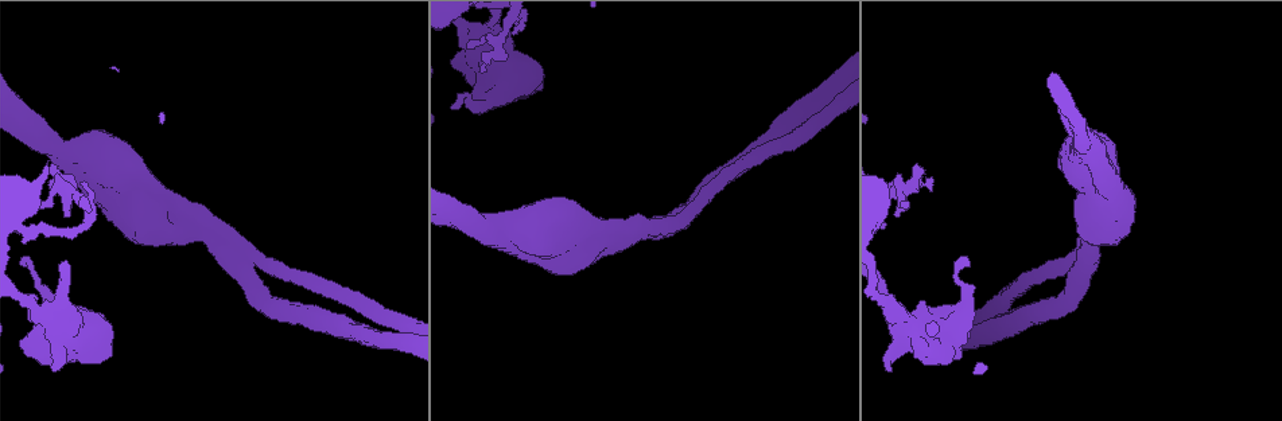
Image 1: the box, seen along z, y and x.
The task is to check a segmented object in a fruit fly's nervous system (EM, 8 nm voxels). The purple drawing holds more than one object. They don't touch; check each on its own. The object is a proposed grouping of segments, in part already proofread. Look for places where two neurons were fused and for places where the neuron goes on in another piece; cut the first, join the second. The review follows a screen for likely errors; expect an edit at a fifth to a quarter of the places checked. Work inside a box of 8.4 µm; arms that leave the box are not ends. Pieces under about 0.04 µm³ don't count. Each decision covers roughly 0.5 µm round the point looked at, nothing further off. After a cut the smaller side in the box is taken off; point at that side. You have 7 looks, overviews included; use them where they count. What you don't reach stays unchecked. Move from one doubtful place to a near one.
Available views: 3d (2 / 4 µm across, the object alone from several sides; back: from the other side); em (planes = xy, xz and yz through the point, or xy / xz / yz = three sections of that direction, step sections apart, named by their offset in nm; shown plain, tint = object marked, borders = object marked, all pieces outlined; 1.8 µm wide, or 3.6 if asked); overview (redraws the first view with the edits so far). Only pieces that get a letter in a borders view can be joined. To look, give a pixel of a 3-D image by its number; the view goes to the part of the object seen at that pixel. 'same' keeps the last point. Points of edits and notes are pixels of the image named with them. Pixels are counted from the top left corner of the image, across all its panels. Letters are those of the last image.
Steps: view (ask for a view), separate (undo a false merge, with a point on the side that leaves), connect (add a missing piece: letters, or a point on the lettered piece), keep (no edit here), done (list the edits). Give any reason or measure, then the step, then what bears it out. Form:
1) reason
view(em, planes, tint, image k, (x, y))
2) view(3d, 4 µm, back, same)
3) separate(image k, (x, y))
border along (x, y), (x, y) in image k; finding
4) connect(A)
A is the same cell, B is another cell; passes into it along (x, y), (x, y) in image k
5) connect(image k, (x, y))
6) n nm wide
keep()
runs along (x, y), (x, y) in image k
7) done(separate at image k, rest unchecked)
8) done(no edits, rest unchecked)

calibre changes
view(em, xz, step 16, borders, image 1, (617, 240))

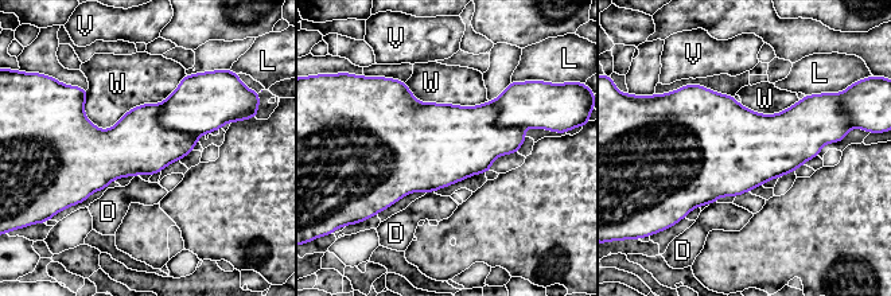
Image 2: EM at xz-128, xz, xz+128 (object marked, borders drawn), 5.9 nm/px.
separate(image 2, (202, 102))
D, L, V and W are other cells; a second neuron is stuck on

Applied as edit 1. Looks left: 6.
free end
view(em, xz, step 8, borders, image 1, (888, 370))

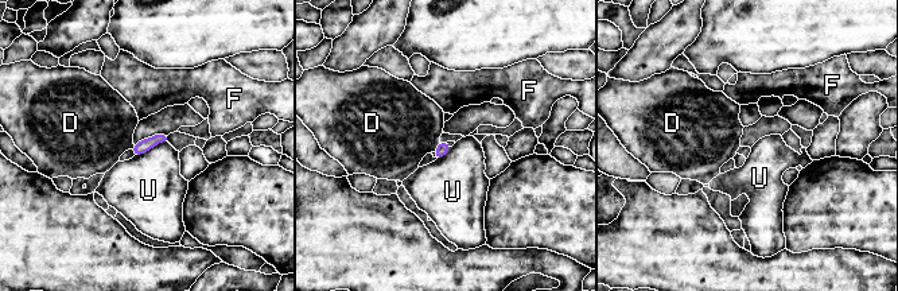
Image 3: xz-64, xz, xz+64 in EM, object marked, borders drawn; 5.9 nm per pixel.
U touches over 220 nm
keep()
D, F and U are other cells; none of them fits

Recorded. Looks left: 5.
thin end
view(em, xy, step 8, borders, image 1, (482, 71))

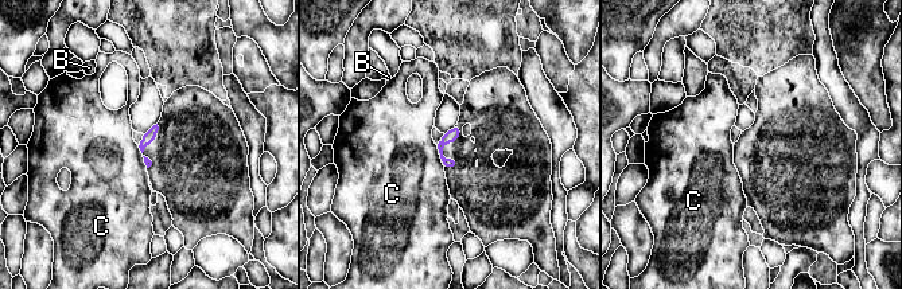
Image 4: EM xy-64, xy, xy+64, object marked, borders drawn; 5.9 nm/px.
view(em, xz, step 8, borders, same)

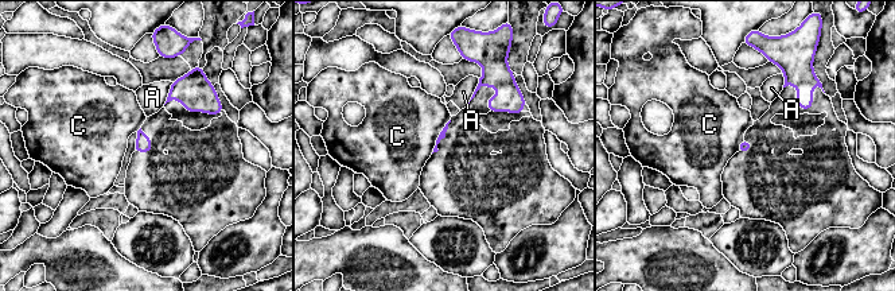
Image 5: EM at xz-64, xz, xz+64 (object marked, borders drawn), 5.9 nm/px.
C touches over 240 nm
keep()
A and C are other cells; border along (450, 119), (431, 152) in image 5; none of them fits

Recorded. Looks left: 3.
done(separate at image 2, rest unchecked)

